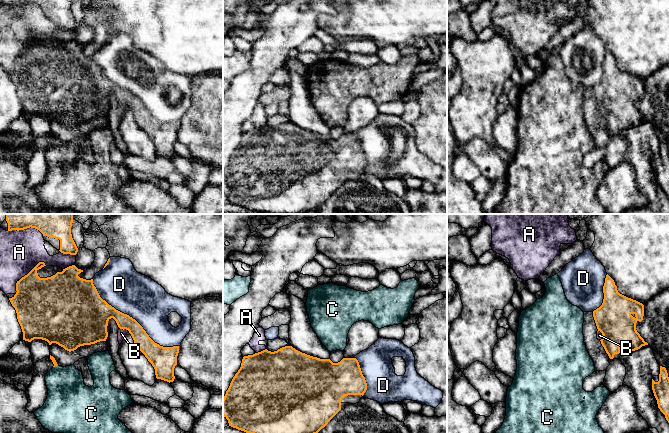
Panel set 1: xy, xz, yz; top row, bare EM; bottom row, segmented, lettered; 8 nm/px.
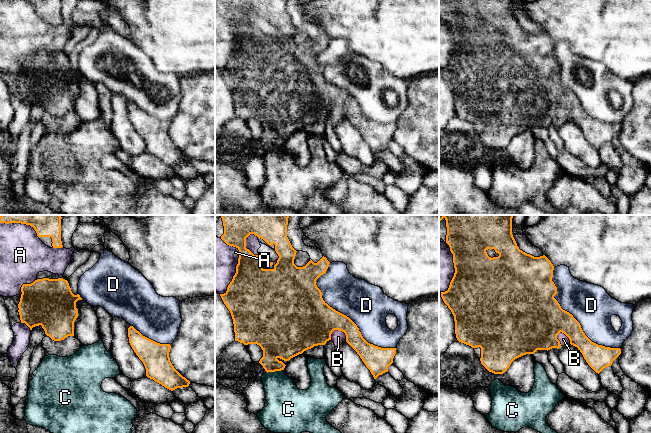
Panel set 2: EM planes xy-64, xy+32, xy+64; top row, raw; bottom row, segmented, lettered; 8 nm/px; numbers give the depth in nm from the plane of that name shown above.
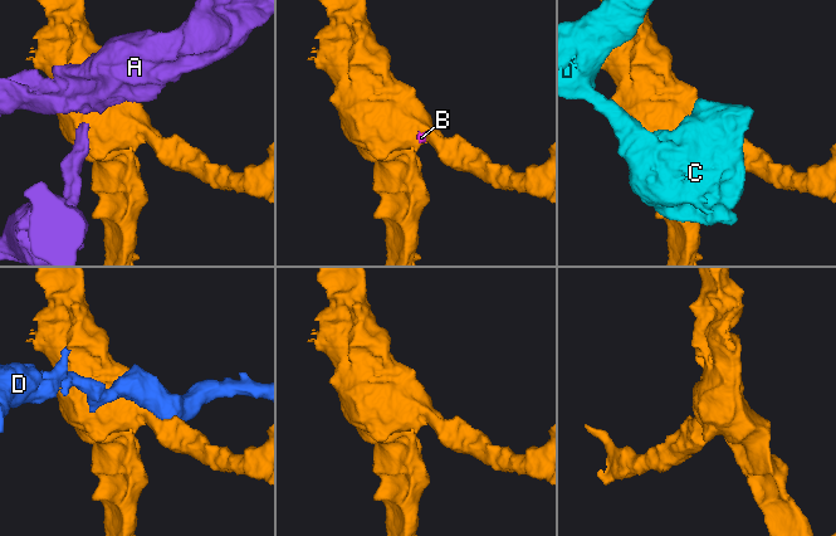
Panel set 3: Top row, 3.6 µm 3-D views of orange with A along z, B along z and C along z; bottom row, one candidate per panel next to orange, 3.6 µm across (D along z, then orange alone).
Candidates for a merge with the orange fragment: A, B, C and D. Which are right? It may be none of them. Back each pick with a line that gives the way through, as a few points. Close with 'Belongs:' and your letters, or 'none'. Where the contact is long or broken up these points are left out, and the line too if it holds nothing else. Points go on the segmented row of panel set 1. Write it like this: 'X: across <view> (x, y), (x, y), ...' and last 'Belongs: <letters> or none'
B: across xy (94, 320), (114, 315), (124, 328), (121, 333)
Belongs: B

